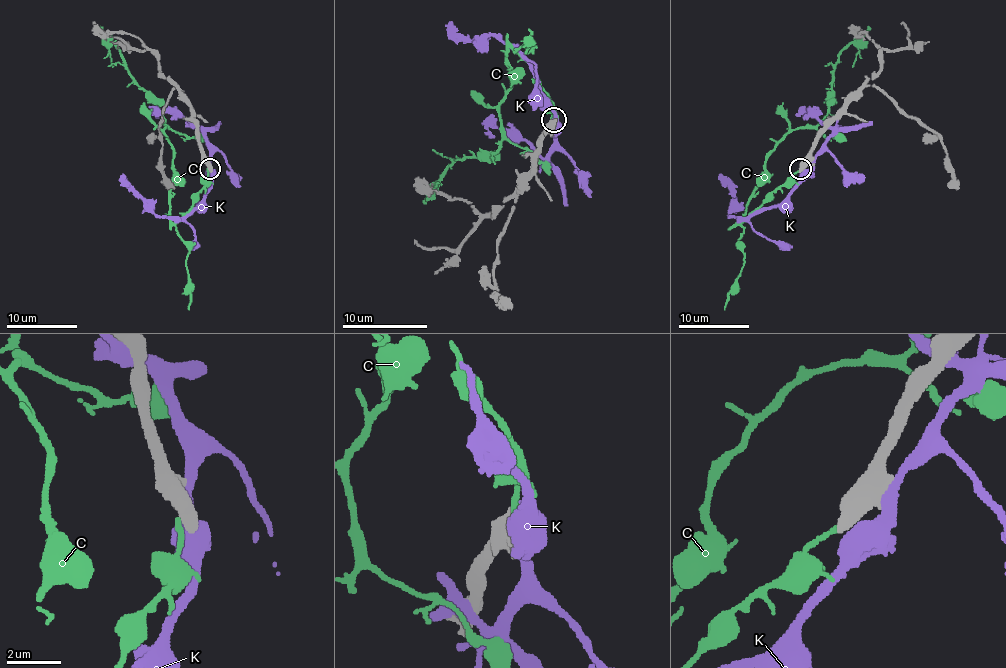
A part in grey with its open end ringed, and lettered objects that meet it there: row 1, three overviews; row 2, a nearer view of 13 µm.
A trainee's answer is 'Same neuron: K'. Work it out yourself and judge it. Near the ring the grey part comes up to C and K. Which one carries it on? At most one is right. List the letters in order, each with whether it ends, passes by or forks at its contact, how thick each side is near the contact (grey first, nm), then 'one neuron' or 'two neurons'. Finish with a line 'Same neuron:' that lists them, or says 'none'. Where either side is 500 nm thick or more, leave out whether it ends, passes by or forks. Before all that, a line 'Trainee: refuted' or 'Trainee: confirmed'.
Trainee: refuted
C: 750 nm thick on the grey side, 200 nm on the other; two neurons
K: 600 nm thick on the grey side, 750 nm on the other; two neurons
Same neuron: none

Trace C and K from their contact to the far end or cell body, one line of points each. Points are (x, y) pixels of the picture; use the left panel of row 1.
C: (208, 169), (197, 199), (172, 222), (172, 146), (163, 131), (165, 119), (115, 44), (110, 48), (112, 67)
K: (210, 170), (206, 195), (183, 217), (156, 215), (123, 174)

